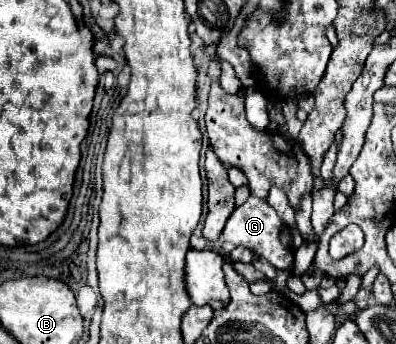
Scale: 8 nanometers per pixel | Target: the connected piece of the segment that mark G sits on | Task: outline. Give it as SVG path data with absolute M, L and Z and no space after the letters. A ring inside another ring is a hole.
M250 196L242 206L238 206L232 216L226 222L226 228L222 232L222 240L224 242L232 242L236 246L244 246L248 250L252 250L258 258L268 260L272 266L276 266L278 270L288 270L292 264L292 252L284 246L280 234L286 228L286 224L280 220L280 216L276 214L274 208L268 206L266 200L260 200L256 196Z

